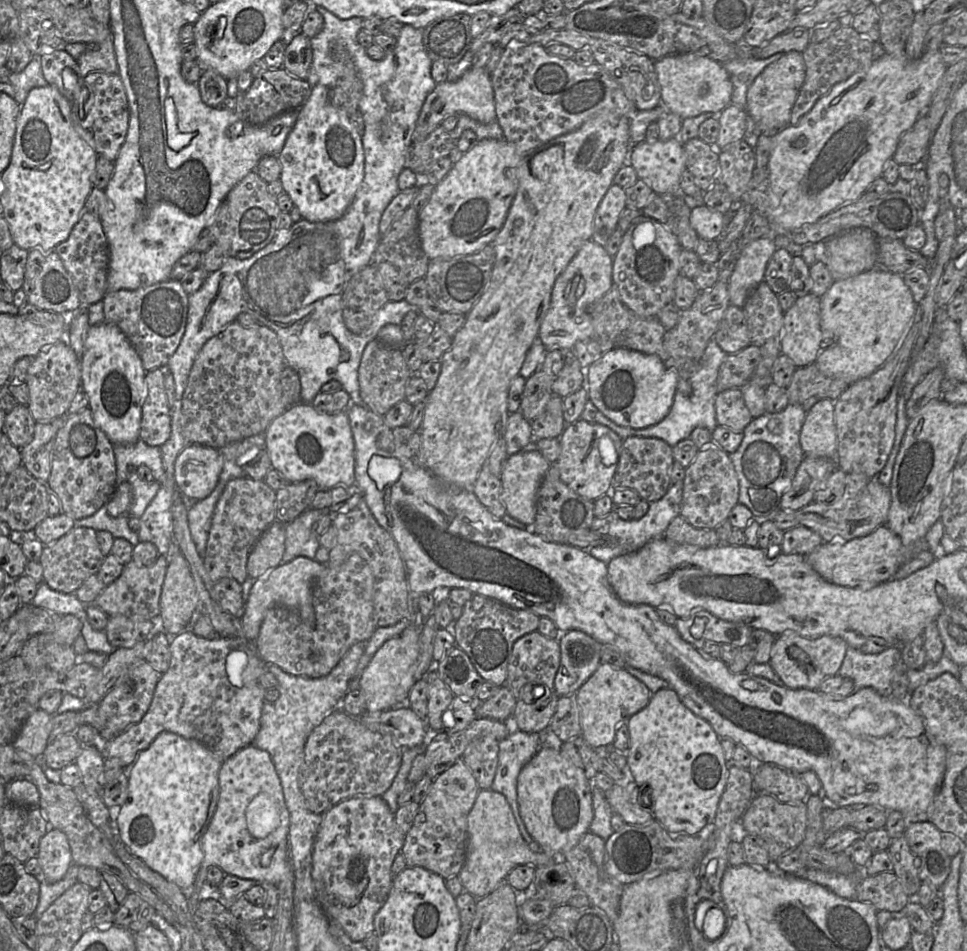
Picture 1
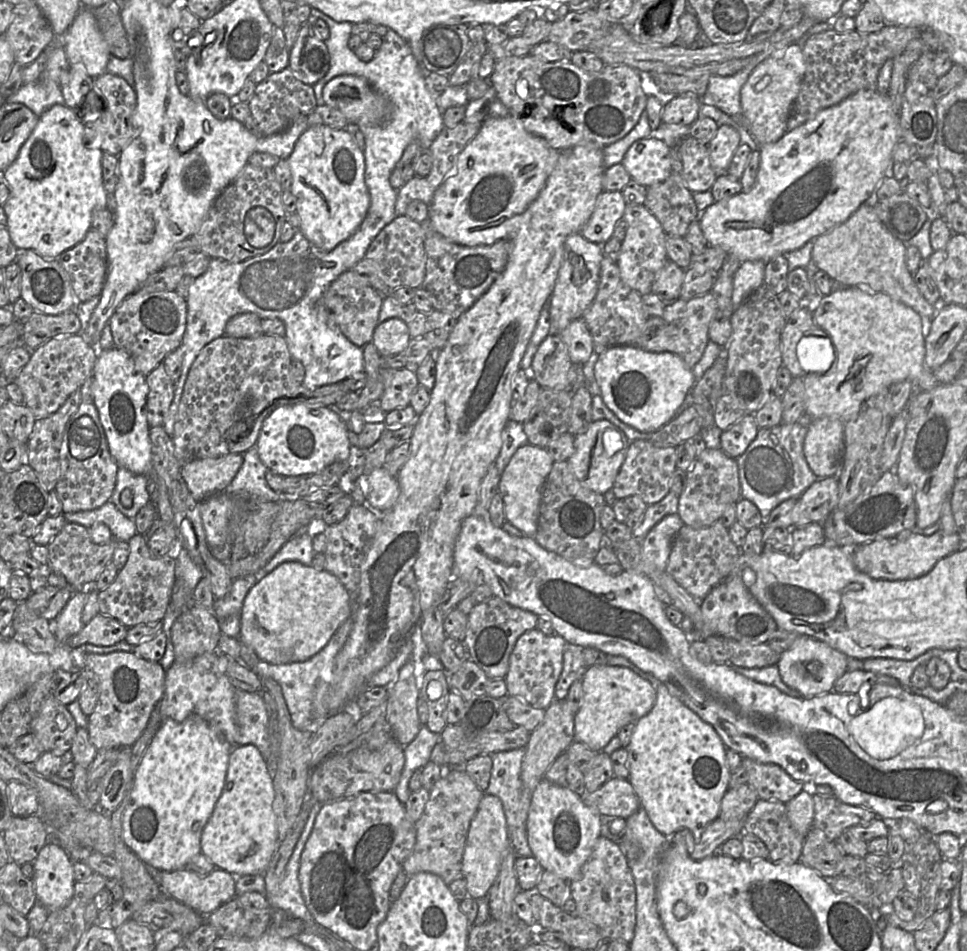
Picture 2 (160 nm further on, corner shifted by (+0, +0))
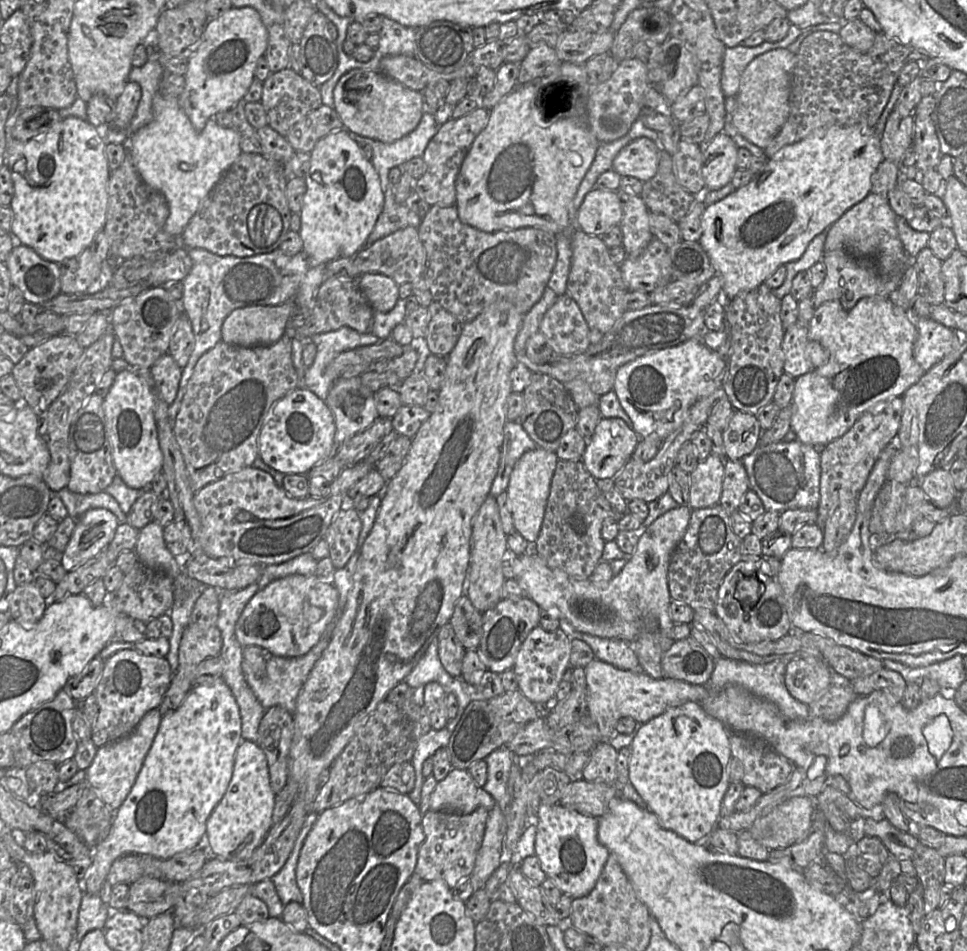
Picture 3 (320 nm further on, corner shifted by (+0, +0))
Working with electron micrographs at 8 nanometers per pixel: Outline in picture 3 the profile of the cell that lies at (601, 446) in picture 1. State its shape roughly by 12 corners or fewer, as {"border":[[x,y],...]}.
{"border":[[601,418],[582,462],[595,479],[614,479],[639,435]]}

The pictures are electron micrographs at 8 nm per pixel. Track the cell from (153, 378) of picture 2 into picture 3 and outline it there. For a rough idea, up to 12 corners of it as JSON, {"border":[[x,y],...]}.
{"border":[[166,353],[151,368],[157,396],[170,405],[182,368]]}

